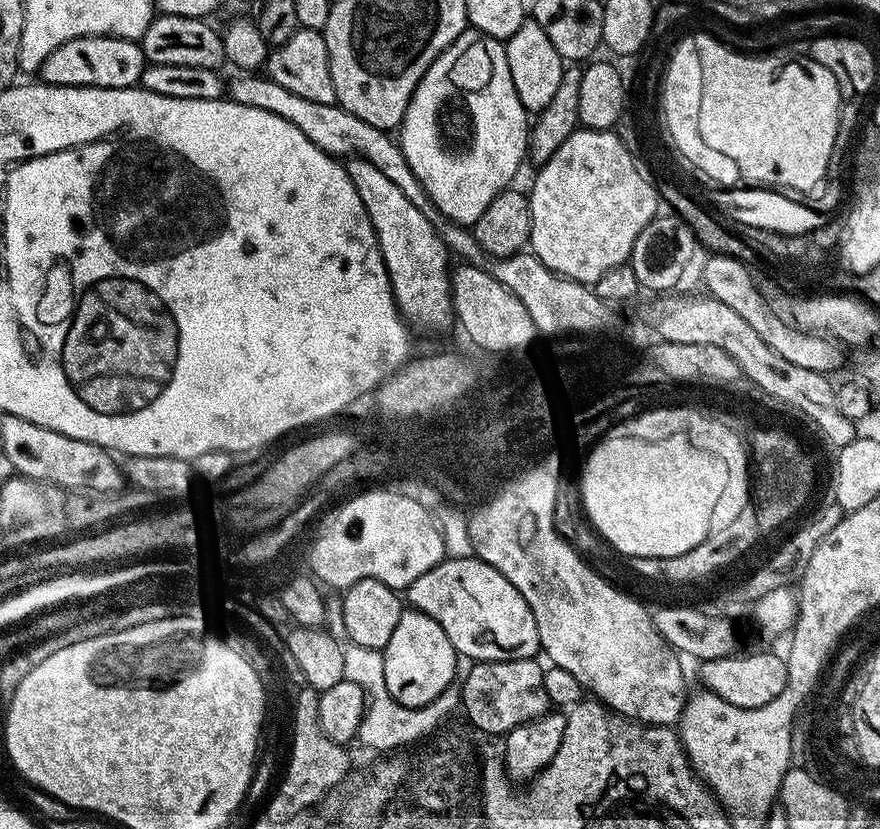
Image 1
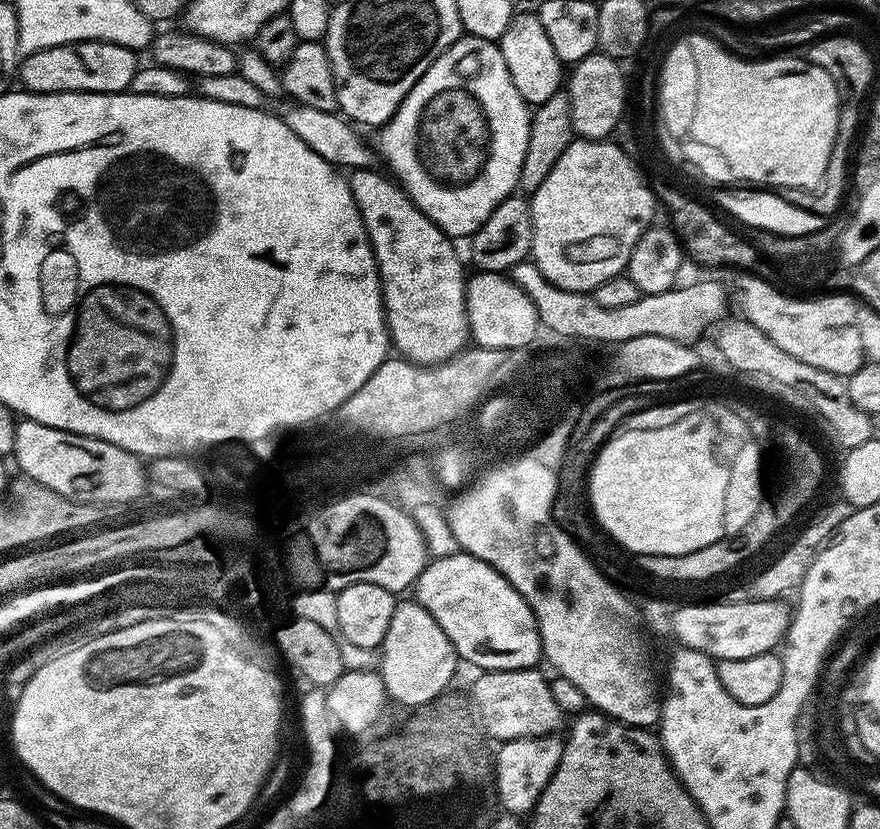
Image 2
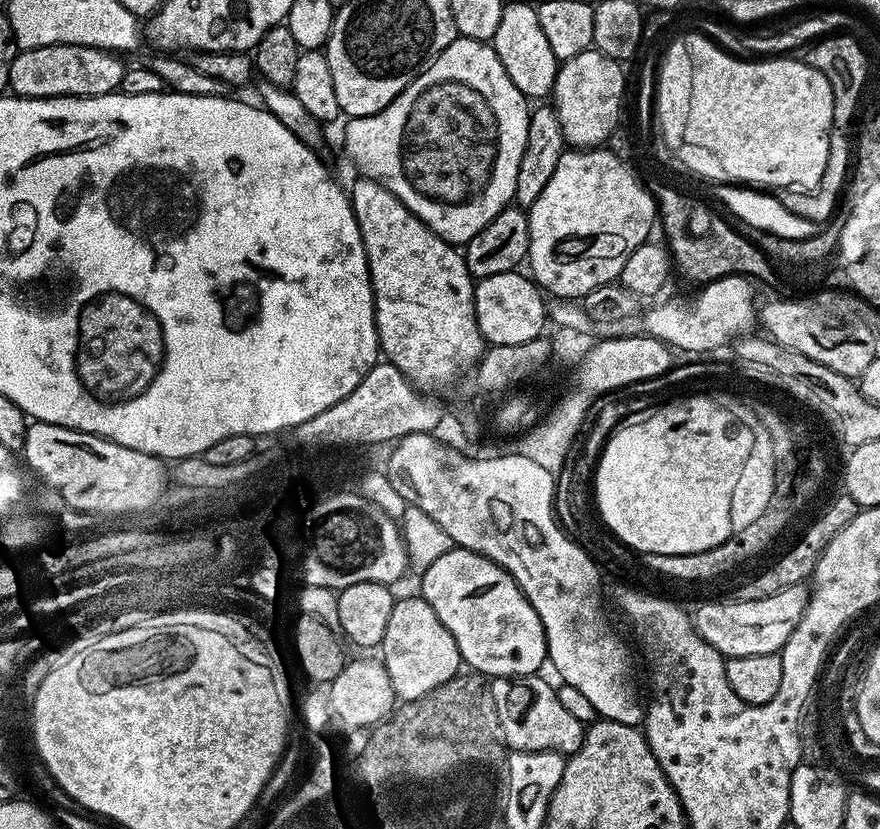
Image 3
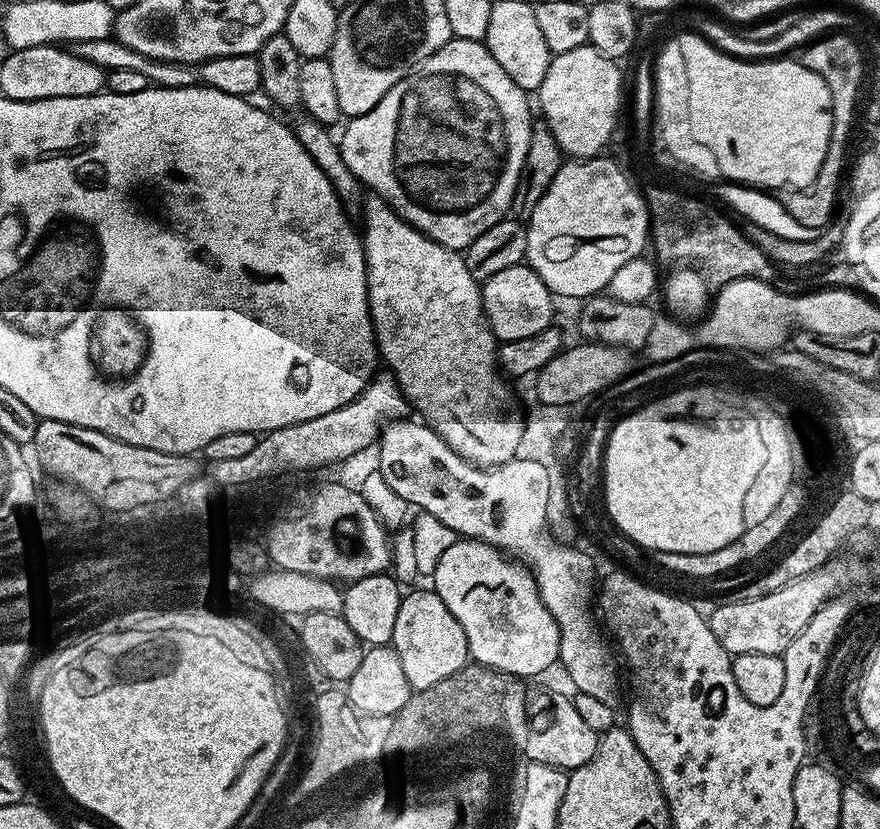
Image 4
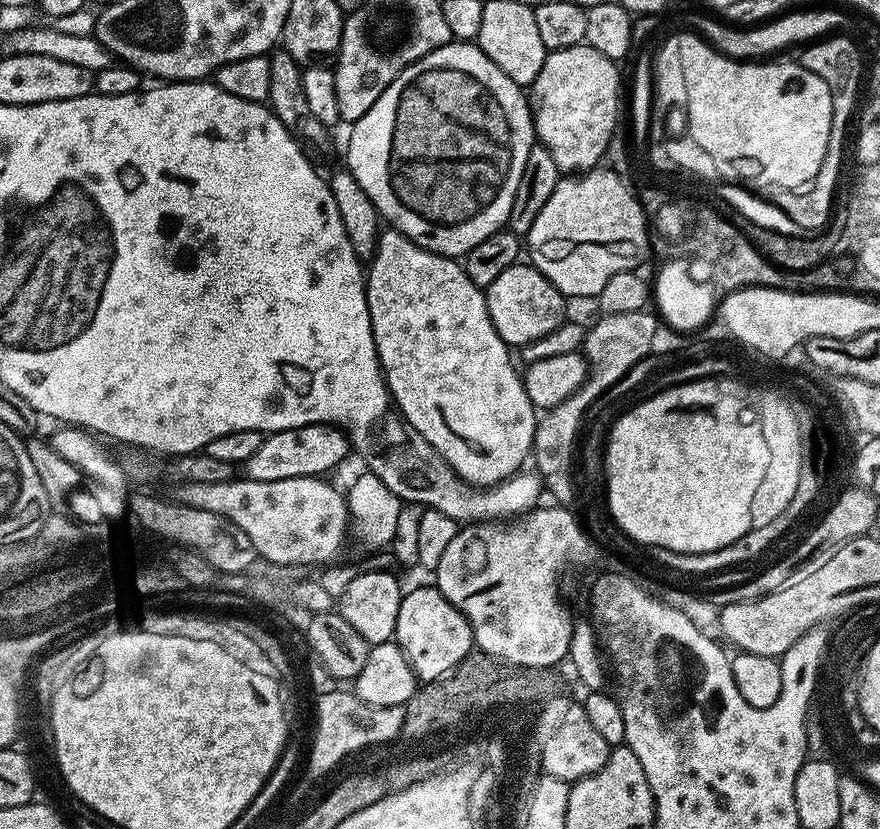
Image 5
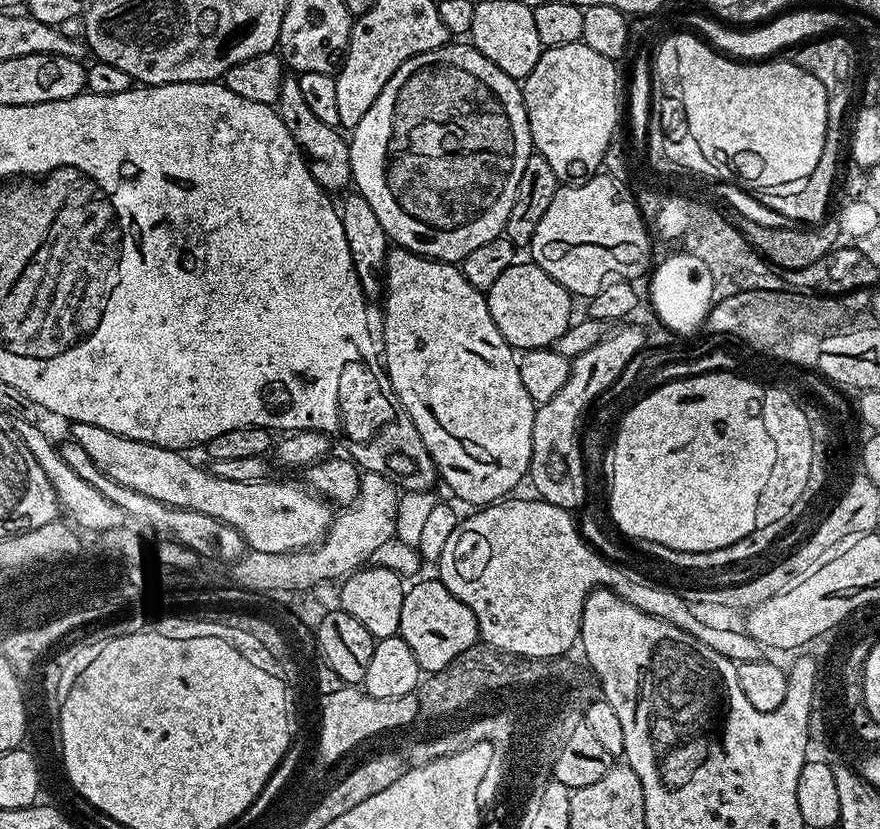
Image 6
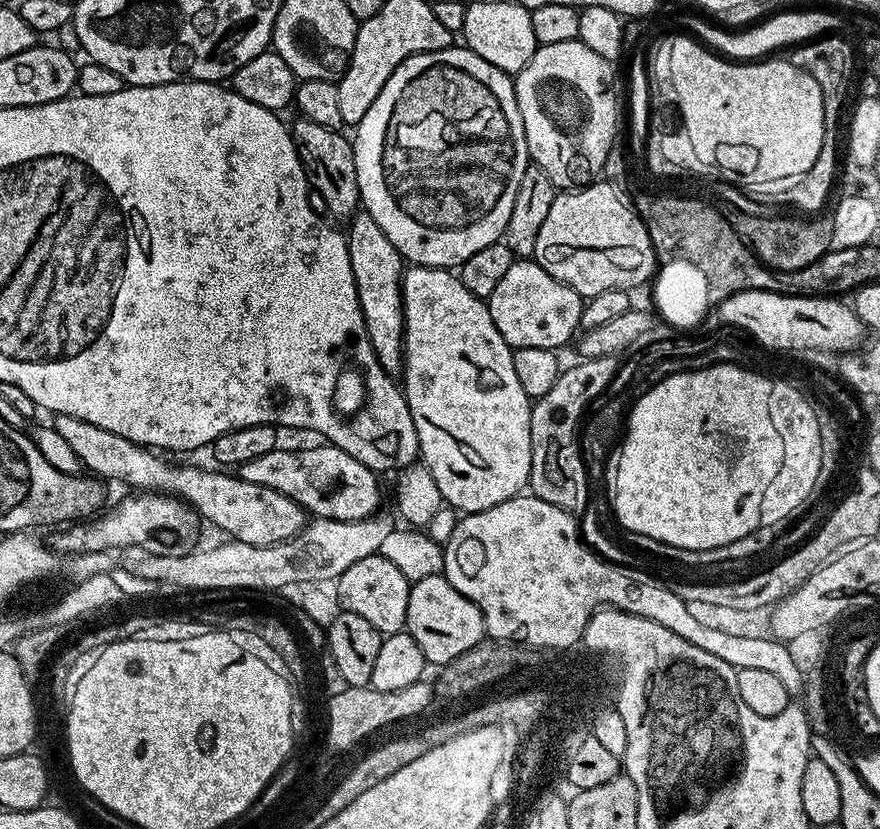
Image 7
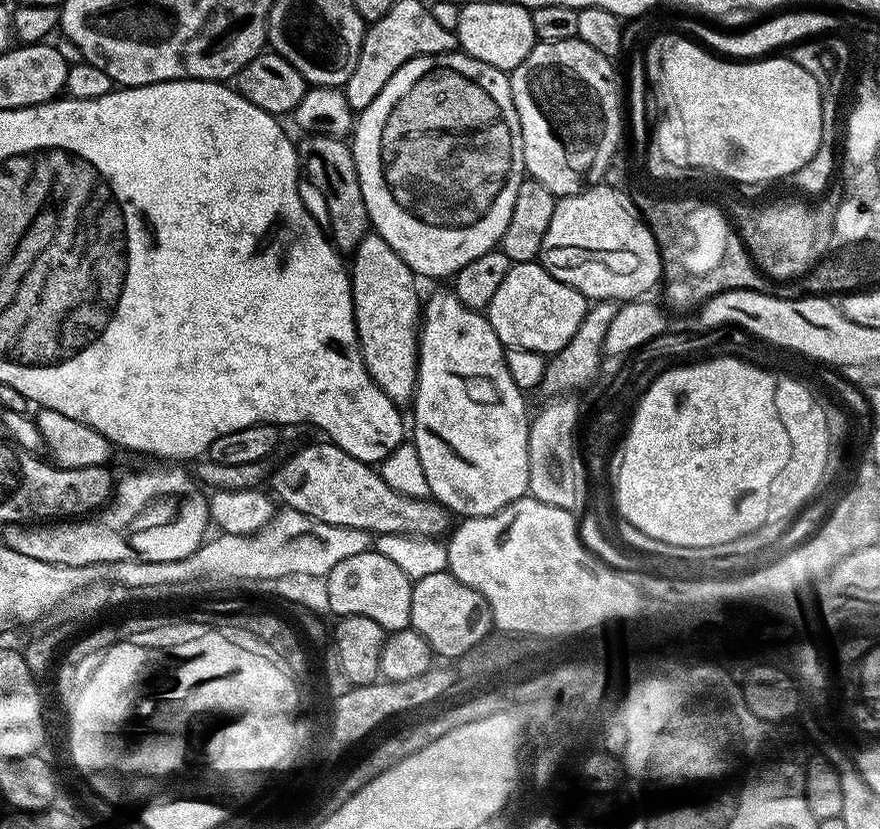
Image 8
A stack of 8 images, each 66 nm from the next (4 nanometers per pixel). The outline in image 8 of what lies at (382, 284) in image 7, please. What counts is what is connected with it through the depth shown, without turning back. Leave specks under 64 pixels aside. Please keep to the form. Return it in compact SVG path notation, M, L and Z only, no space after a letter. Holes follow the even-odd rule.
M374 230L369 231L368 235L362 238L362 242L358 242L355 252L351 253L350 275L354 318L366 370L386 394L386 398L390 398L397 406L411 405L412 397L416 394L416 363L422 319L422 296L420 300L416 293L417 277L410 270L410 266L406 266L406 262L402 262L402 258L398 258L398 254L390 250L390 242L386 242L386 238L382 238Z

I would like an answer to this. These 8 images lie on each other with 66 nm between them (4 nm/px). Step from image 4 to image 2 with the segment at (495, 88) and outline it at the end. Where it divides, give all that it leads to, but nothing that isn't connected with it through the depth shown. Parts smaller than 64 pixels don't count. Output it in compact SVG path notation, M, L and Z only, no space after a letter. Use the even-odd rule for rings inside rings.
M464 34L432 63L430 70L426 70L426 74L422 74L422 78L418 78L418 82L414 82L410 94L406 94L406 98L402 98L396 113L379 129L380 148L378 144L378 152L382 160L388 163L387 171L395 177L404 193L412 199L412 205L415 208L422 210L422 214L426 214L426 218L430 218L430 222L437 224L450 238L457 238L456 236L470 238L480 229L482 222L486 222L486 218L490 218L490 214L494 214L497 206L507 196L511 196L517 191L522 170L522 158L526 158L526 142L530 138L531 121L530 106L522 98L522 94L518 94L518 89L514 86L514 78L506 66L506 58L502 58L499 43Z

